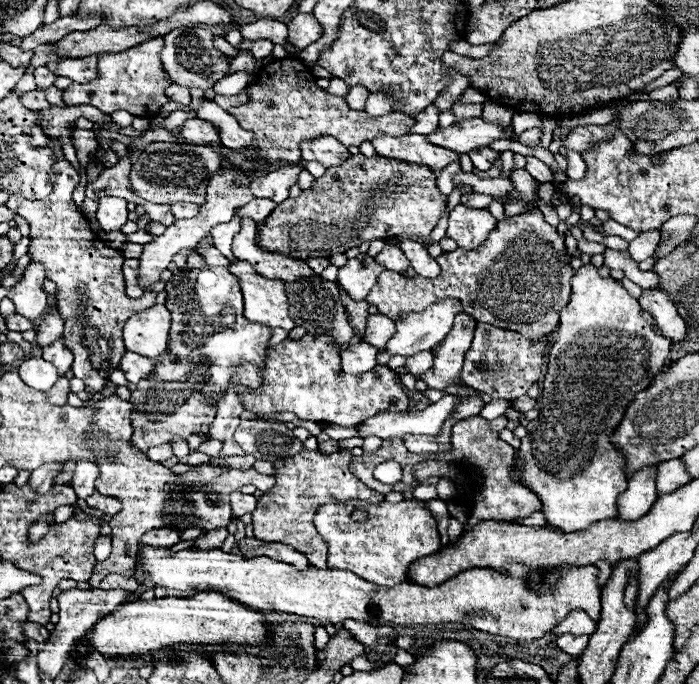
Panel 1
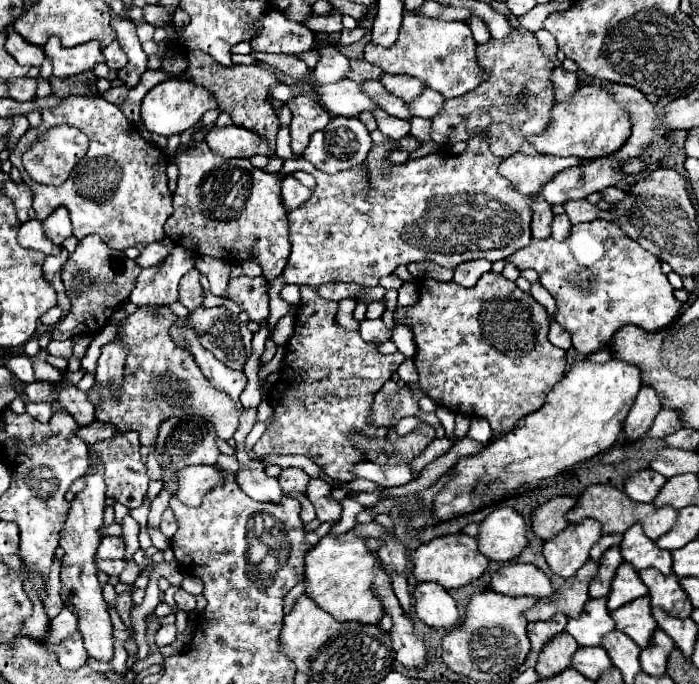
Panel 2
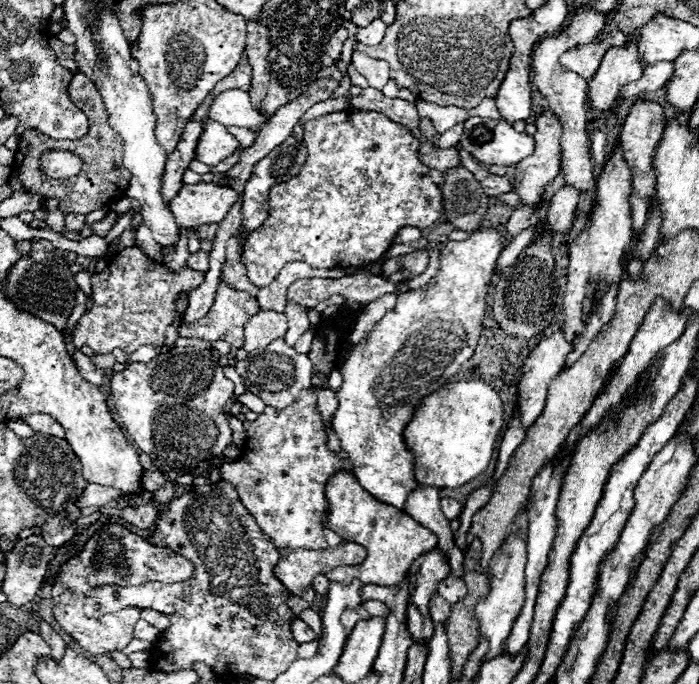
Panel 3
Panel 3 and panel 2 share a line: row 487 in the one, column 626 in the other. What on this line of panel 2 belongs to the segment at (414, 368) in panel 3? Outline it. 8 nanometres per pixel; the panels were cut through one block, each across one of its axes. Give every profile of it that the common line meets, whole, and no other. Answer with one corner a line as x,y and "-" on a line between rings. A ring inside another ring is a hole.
588,358
574,360
564,378
552,386
542,408
522,418
508,434
492,440
478,454
458,460
454,466
456,478
434,498
432,510
436,520
444,522
470,514
504,498
508,492
518,490
522,484
556,476
572,464
590,460
592,456
610,450
622,432
618,426
622,426
624,418
628,416
640,386
640,368
624,360
610,358
604,364
-
478,480
490,484
490,494
472,498
470,490

